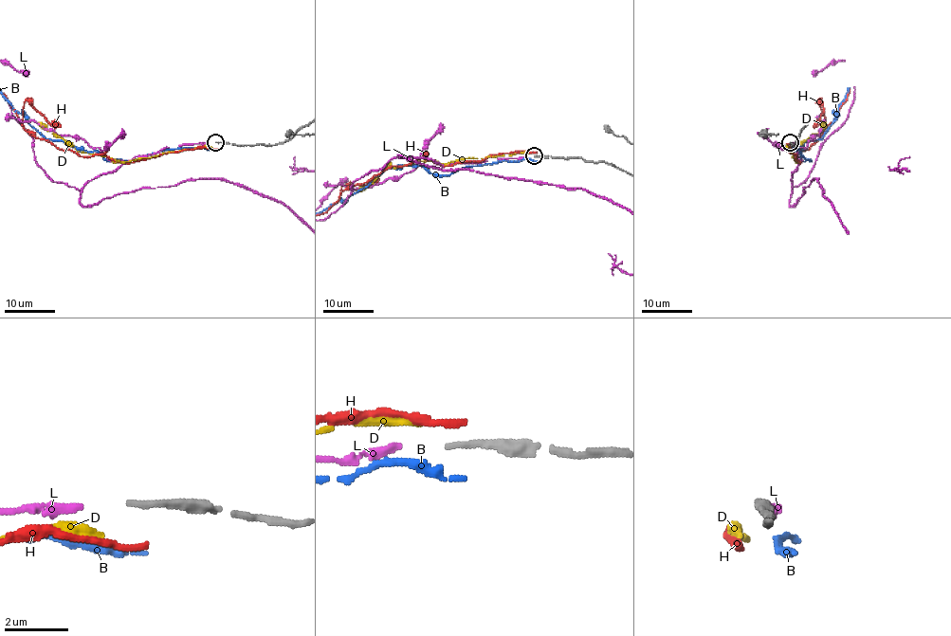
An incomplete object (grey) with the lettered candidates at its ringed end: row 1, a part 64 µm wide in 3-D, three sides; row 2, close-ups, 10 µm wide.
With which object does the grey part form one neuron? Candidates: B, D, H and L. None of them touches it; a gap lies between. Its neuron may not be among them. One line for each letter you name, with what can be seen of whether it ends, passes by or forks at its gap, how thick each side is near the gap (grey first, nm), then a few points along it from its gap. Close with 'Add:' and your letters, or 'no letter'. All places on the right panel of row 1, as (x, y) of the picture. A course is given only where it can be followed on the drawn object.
L: it ends; calibres 180 and 280 nm
Add: L

